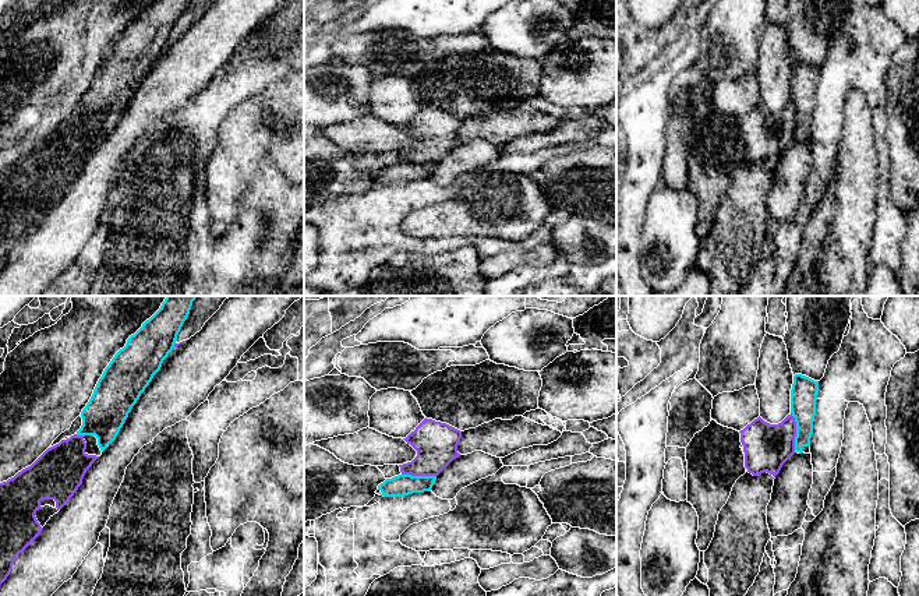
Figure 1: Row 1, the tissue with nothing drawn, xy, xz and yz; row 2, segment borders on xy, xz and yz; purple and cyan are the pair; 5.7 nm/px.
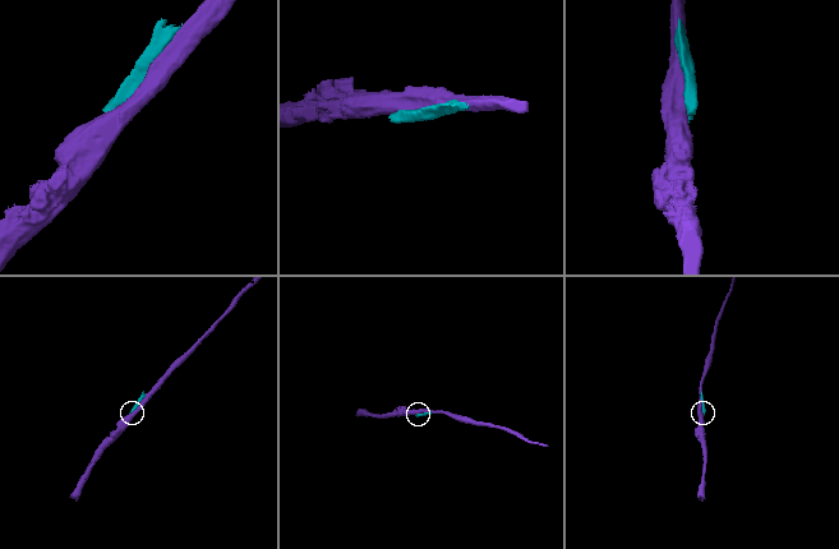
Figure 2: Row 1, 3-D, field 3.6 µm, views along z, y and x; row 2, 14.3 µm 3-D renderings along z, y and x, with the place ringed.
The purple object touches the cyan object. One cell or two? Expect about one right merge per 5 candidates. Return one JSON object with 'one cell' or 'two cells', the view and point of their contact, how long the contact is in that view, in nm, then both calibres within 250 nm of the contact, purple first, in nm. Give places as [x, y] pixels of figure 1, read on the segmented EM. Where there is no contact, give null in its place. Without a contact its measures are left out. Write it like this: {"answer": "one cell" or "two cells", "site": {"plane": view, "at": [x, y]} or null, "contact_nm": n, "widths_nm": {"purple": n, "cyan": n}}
{"answer": "two cells", "site": {"plane": "yz", "at": [795, 431]}, "contact_nm": 220, "widths_nm": {"purple": 280, "cyan": 160}}

